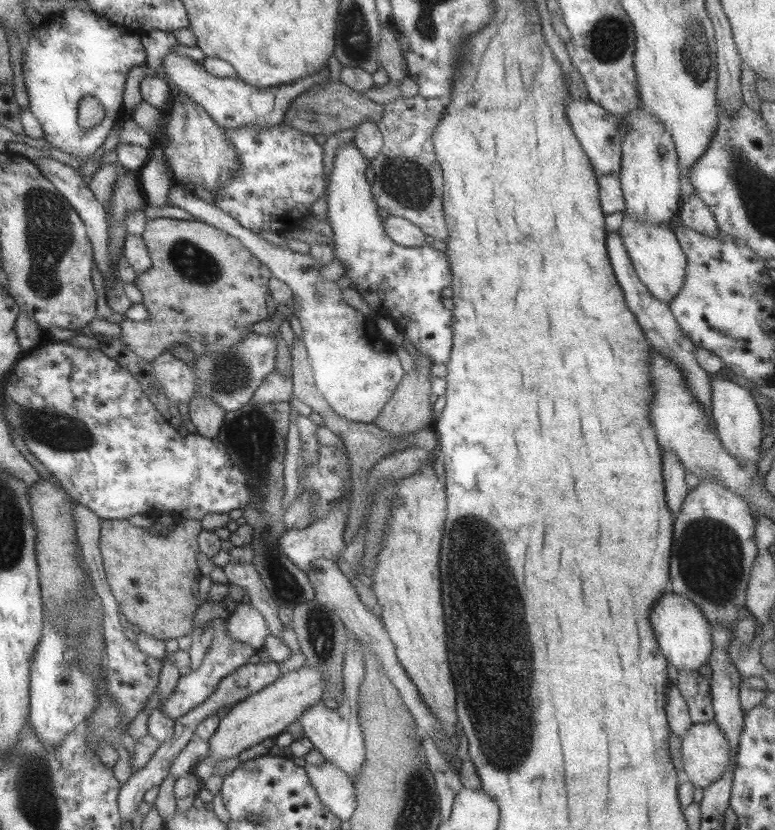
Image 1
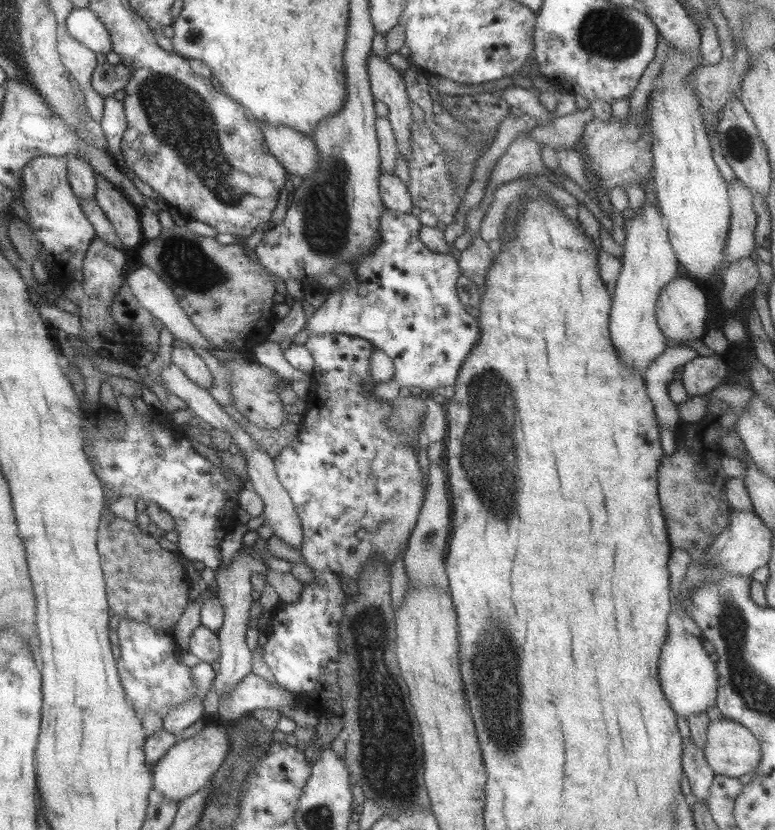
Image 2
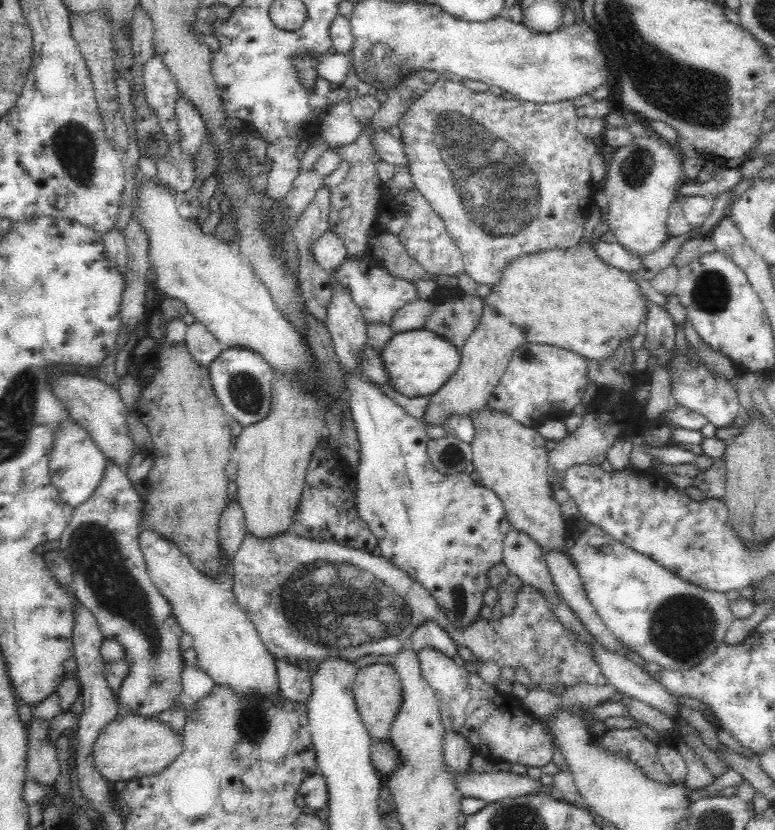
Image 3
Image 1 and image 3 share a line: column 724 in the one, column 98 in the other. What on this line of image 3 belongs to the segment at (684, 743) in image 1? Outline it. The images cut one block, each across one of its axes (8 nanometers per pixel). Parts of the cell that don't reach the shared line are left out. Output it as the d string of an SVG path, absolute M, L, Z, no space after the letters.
M118 713L98 736L93 748L93 762L102 776L114 783L162 772L183 750L184 732L180 733L158 719Z

